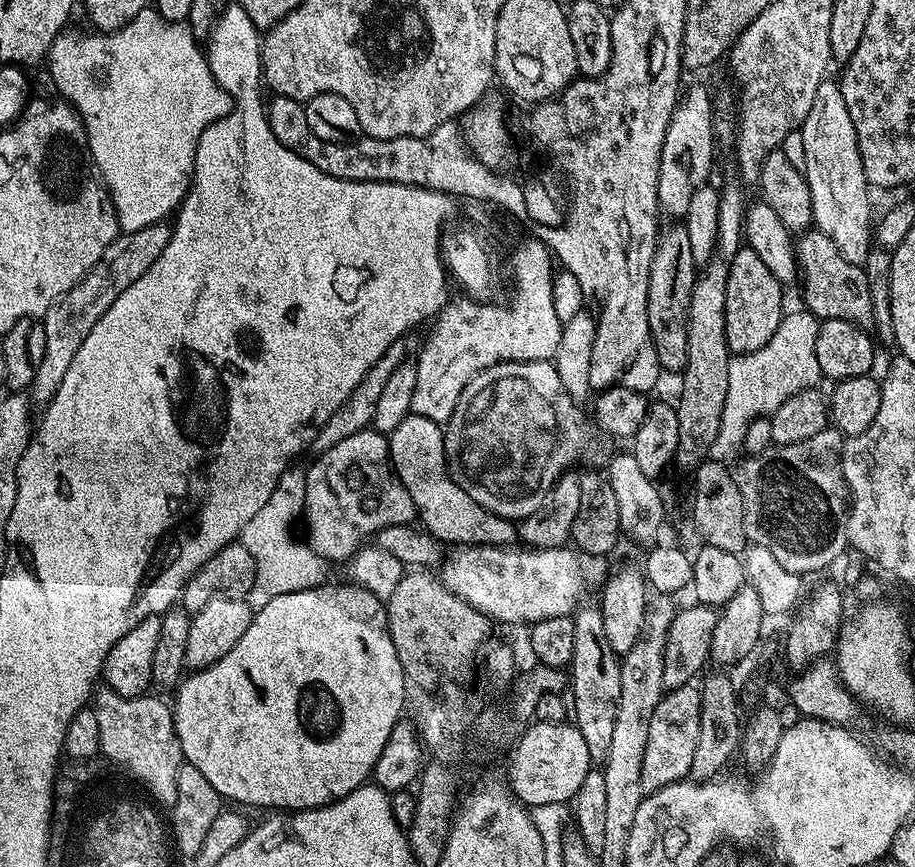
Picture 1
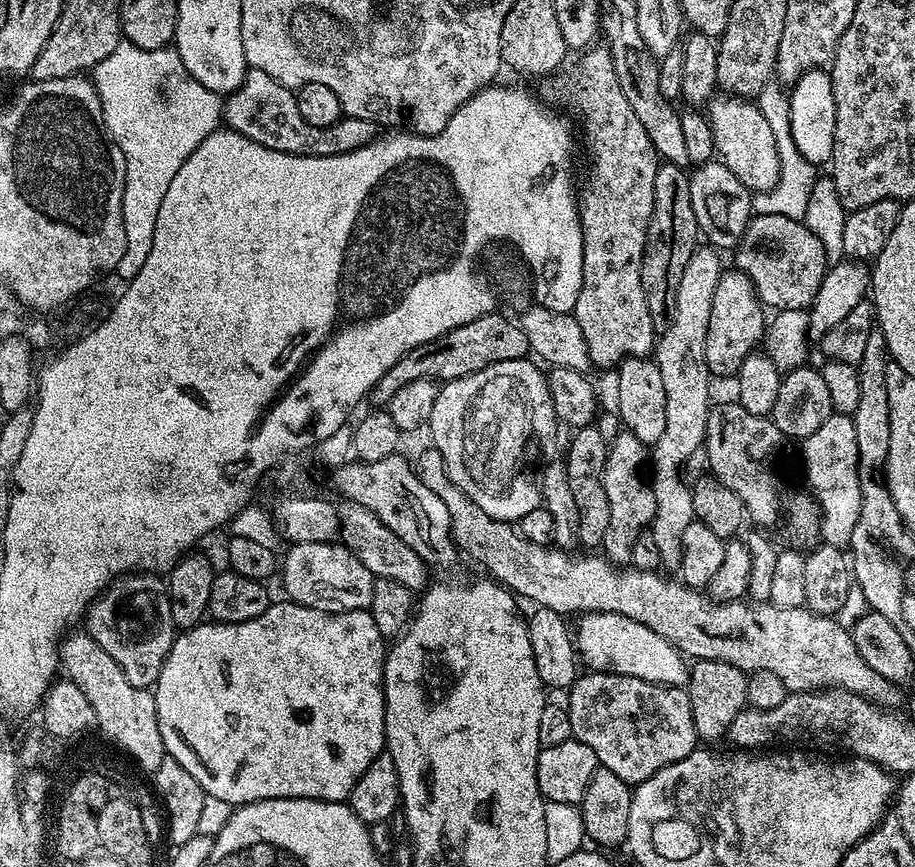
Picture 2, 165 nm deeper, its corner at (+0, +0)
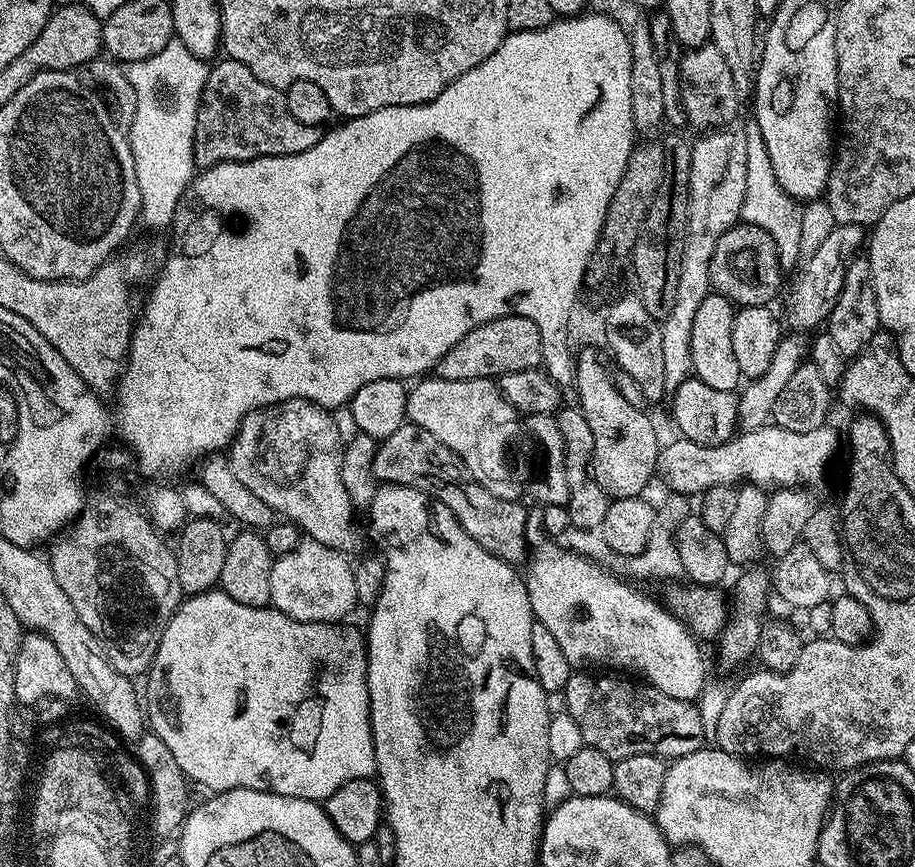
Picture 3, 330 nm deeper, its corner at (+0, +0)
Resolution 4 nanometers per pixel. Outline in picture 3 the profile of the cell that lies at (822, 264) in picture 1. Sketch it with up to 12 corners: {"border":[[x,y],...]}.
{"border":[[738,222],[714,246],[711,291],[771,305],[780,288],[774,238]]}

